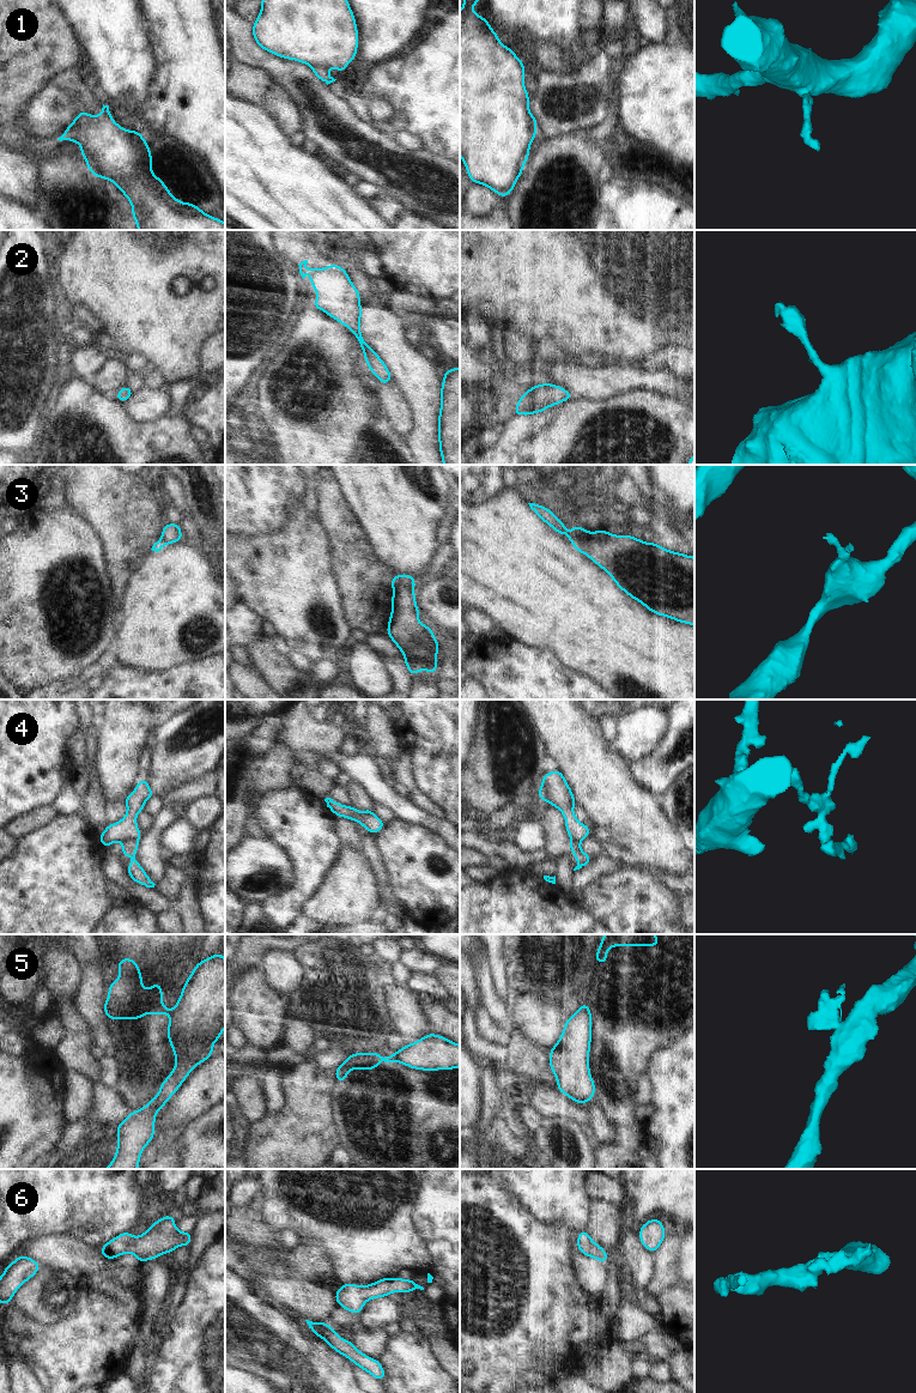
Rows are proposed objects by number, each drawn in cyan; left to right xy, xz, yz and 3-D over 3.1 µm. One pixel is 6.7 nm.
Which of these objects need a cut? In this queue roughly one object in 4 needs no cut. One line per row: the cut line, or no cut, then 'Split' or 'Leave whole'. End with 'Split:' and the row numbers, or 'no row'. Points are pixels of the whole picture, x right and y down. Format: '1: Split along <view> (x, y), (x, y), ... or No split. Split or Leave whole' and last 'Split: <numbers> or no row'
1: Split along xz (311, 66), (320, 65), (326, 68). Split
2: No split. Leave whole
3: Split along xz (396, 575), (398, 581), (412, 591). Split
4: Split along xy (138, 840), (125, 840), (122, 842). Split
5: Split along xz (392, 1055), (398, 1060). Split
6: No split. Leave whole
Split: 1, 3, 4, 5.

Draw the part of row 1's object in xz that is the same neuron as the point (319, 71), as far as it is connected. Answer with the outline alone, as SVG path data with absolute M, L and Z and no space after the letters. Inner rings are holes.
M315 65L311 67L313 73L323 83L326 83L327 85L335 81L336 79L334 79L332 75L328 74L327 68Z

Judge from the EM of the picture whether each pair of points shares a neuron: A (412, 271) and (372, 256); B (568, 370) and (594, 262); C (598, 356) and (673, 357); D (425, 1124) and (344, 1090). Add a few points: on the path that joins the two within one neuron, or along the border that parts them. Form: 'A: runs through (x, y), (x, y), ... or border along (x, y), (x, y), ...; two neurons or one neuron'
A: border along (377, 253), (386, 276); two neurons
B: border along (562, 355), (574, 359); two neurons
C: runs through (617, 359), (631, 363), (650, 363), (654, 361); one neuron
D: runs through (405, 1106), (376, 1100), (364, 1090); one neuron

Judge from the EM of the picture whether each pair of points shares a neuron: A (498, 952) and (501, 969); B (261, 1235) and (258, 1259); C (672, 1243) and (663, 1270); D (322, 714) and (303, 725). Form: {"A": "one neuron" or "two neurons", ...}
{"A": "one neuron", "B": "two neurons", "C": "one neuron", "D": "two neurons"}

